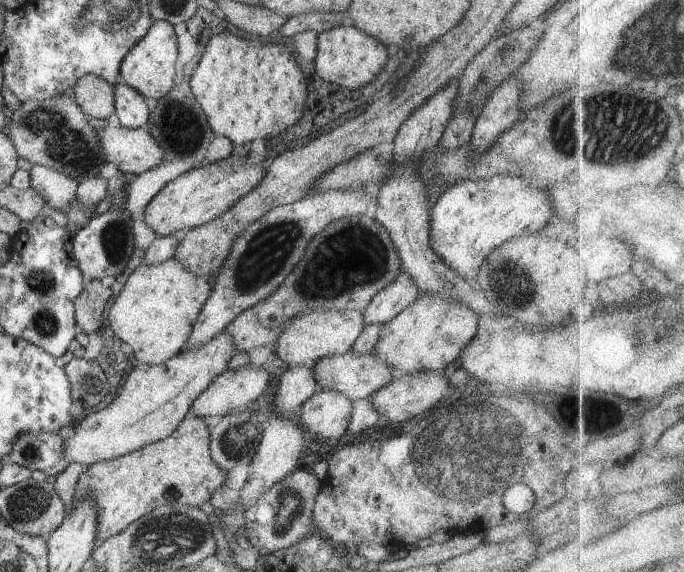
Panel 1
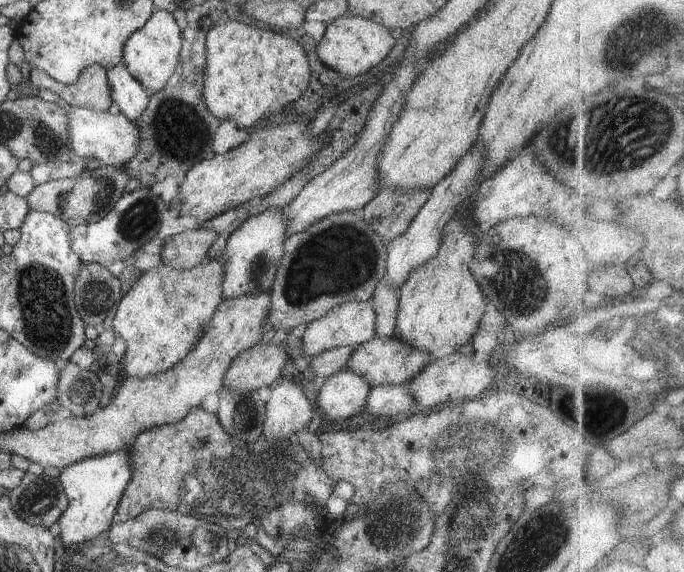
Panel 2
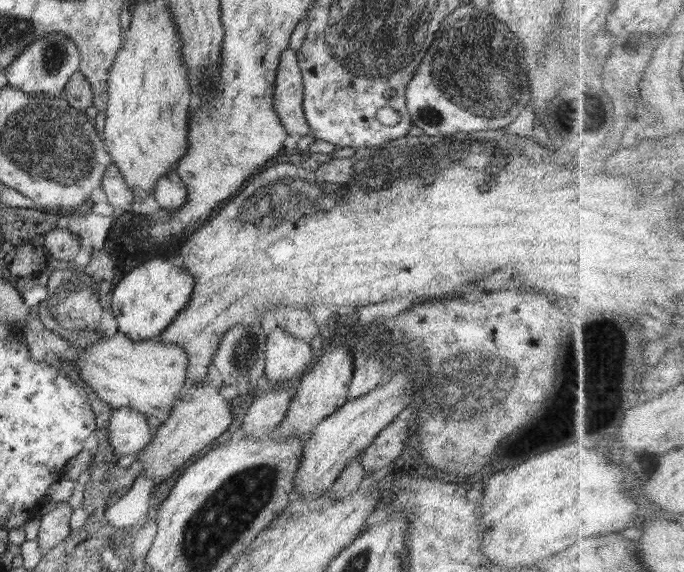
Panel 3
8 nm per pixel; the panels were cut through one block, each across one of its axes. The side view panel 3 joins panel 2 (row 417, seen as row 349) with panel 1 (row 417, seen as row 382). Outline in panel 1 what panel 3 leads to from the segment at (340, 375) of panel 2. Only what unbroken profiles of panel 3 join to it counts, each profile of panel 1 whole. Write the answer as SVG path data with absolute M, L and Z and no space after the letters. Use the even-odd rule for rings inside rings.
M323 390L304 401L294 418L316 437L338 439L348 428L352 409L353 403L346 396Z

